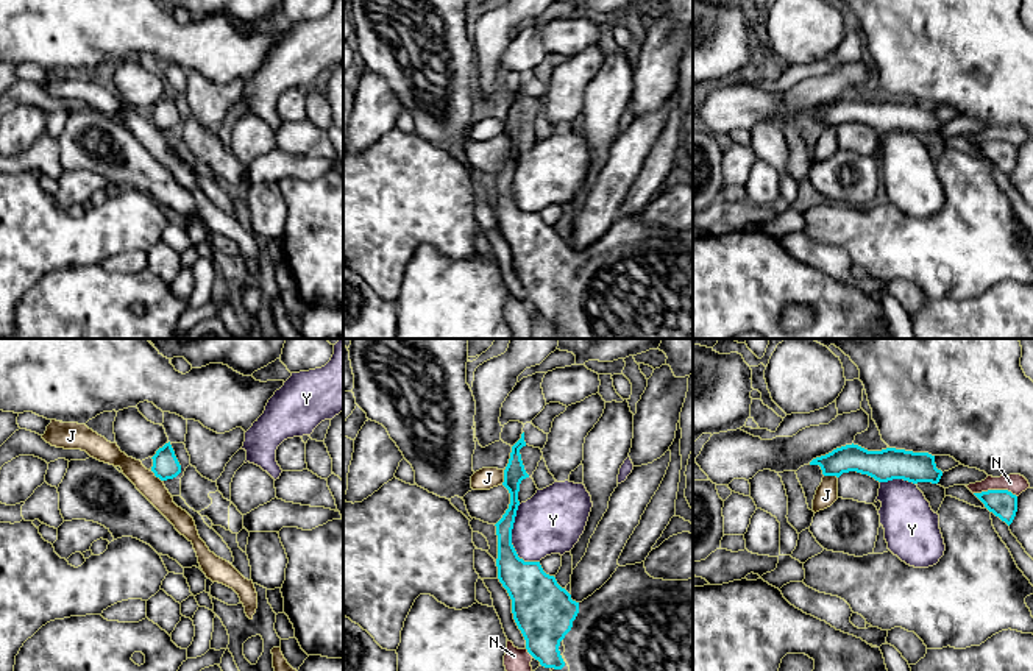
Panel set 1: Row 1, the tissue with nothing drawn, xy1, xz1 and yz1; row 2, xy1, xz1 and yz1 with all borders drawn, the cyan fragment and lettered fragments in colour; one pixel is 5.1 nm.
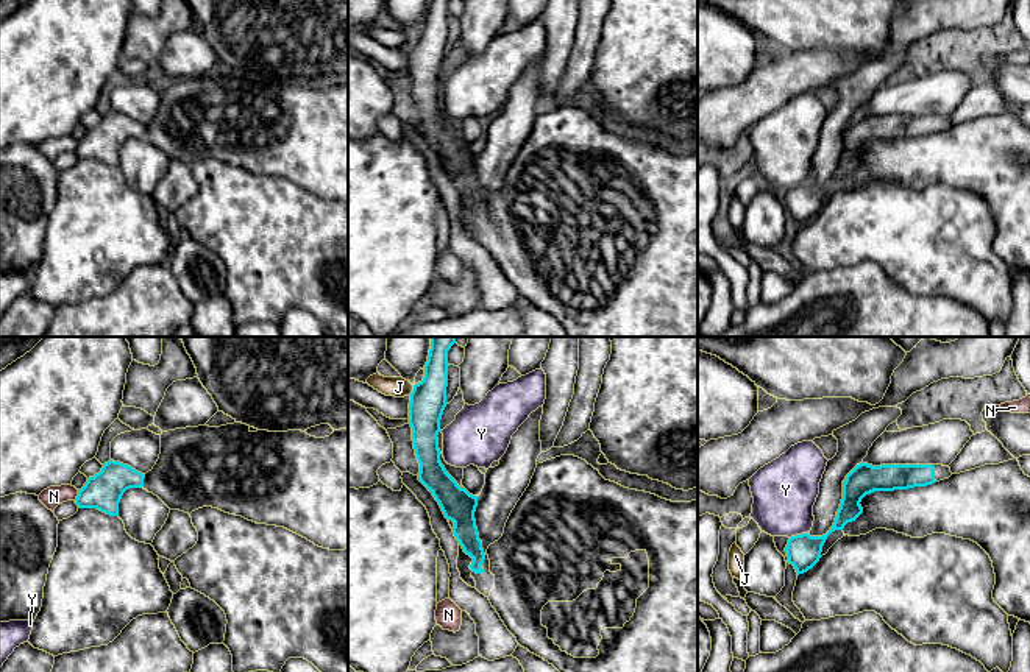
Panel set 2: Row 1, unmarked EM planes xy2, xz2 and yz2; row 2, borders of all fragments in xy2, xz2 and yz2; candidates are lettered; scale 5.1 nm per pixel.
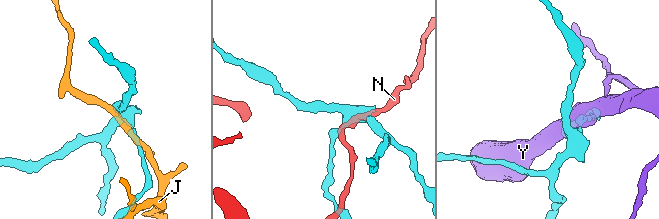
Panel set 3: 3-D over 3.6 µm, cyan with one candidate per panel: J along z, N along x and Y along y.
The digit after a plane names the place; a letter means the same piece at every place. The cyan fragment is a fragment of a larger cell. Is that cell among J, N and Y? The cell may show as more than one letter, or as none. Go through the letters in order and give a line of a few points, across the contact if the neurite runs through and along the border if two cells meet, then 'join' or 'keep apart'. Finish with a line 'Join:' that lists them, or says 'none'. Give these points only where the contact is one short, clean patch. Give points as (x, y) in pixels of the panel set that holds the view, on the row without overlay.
J: line xz1 (504, 120), (501, 134); keep apart
N: line yz1 (974, 142), (1010, 141), (1016, 147); keep apart
Y: keep apart
Join: none

